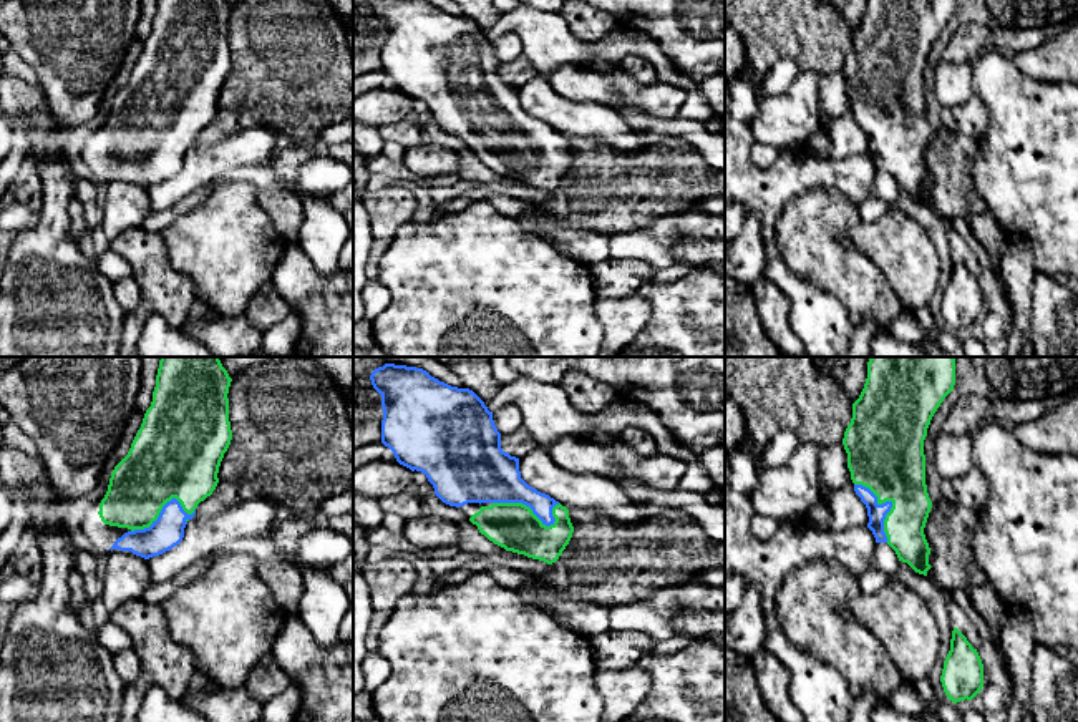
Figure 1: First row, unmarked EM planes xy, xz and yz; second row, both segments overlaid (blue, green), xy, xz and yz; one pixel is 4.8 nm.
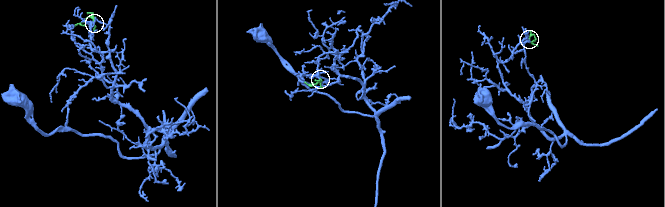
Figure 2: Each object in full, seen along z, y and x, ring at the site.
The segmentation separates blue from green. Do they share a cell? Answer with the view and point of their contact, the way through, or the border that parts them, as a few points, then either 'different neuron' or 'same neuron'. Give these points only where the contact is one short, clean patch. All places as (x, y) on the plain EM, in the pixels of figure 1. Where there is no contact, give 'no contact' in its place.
xz (533, 140) | same neuron

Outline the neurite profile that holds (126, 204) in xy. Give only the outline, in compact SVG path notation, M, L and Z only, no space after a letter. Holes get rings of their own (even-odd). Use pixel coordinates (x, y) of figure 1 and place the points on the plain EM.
M108 178L104 181L104 206L101 227L116 237L131 227L141 227L151 214L148 188L131 179Z

